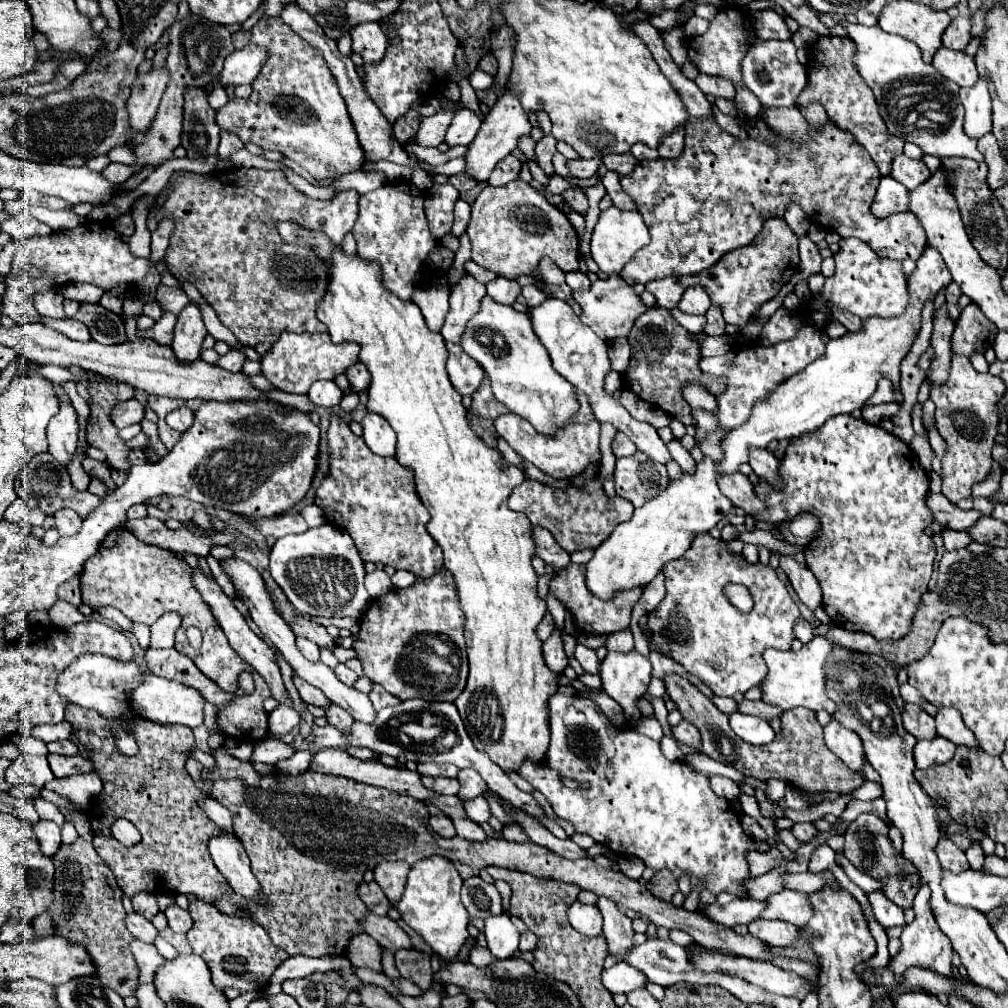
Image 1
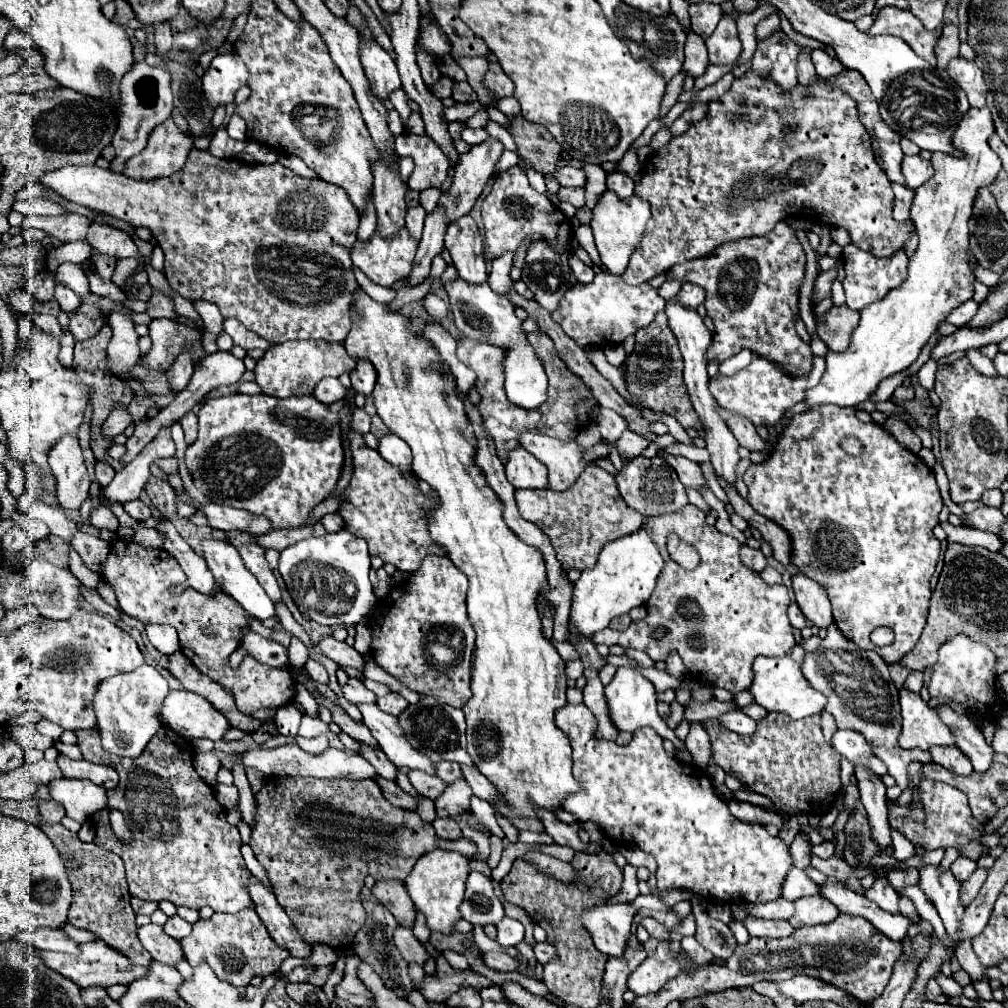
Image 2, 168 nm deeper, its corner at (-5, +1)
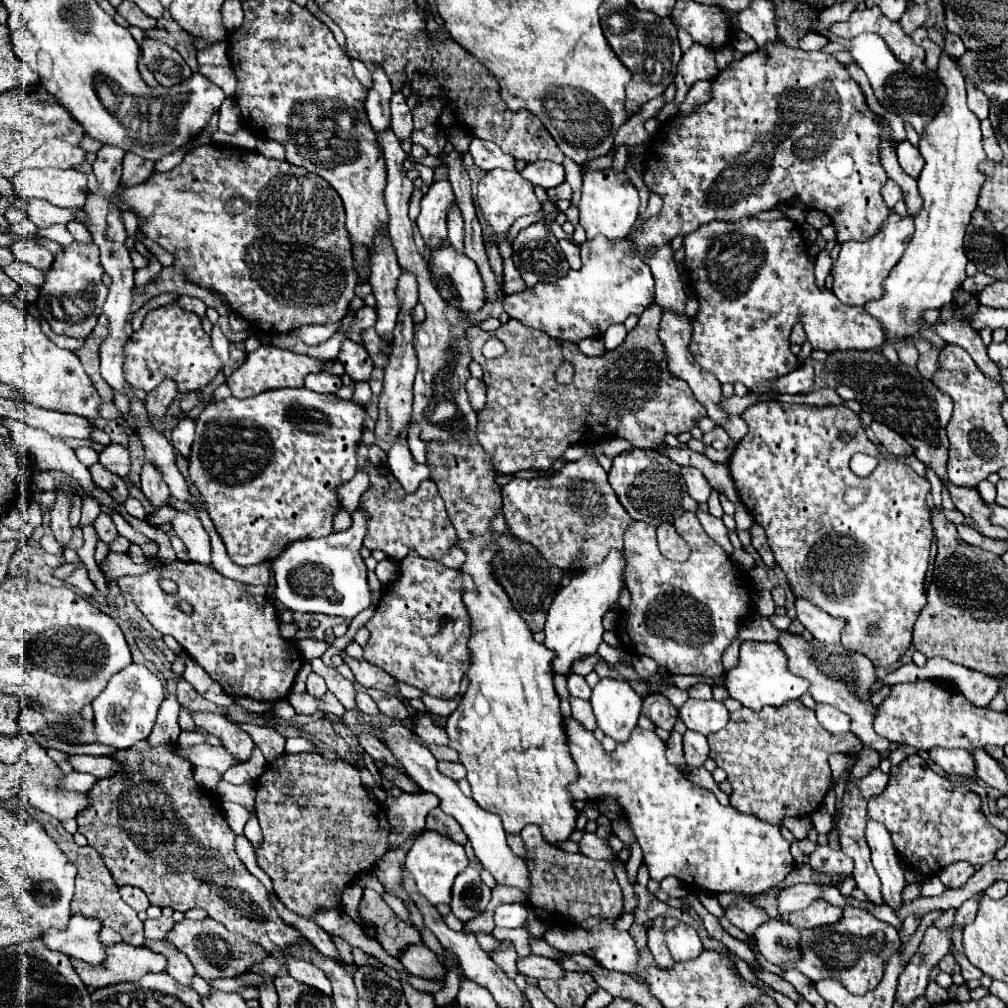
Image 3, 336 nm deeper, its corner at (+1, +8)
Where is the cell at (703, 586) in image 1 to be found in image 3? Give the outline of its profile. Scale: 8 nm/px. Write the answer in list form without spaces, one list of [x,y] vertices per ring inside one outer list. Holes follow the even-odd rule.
[[[683,513],[675,519],[677,533],[687,539],[691,555],[685,563],[673,563],[659,553],[655,527],[643,521],[635,521],[625,533],[625,585],[631,591],[631,605],[623,611],[621,623],[621,643],[633,655],[645,655],[665,667],[671,675],[705,675],[713,677],[717,685],[723,685],[725,671],[721,667],[721,655],[735,639],[741,619],[749,615],[751,609],[751,585],[745,573],[731,565],[727,553],[703,531],[695,513]]]

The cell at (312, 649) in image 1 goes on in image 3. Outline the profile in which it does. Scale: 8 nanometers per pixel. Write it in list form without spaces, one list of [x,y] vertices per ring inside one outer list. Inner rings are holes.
[[[311,673],[309,679],[307,679],[307,693],[309,693],[311,697],[315,697],[315,699],[323,699],[323,695],[327,693],[325,681],[323,681],[319,675]]]

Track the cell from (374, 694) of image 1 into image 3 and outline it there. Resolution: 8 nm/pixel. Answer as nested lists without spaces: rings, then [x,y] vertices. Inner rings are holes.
[[[369,689],[367,693],[369,693],[369,697],[377,703],[379,711],[381,711],[383,715],[393,717],[393,719],[397,719],[397,721],[403,721],[405,717],[409,717],[407,709],[401,705],[401,701],[397,701],[397,697],[389,697],[387,693],[381,693],[381,691],[377,691],[377,689]]]

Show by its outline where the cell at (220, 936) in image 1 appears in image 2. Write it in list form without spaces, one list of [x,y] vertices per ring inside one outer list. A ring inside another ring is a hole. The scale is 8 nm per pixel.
[[[243,908],[237,914],[213,914],[209,920],[197,920],[193,932],[181,940],[185,958],[191,966],[207,962],[219,980],[233,986],[249,986],[255,976],[269,976],[279,970],[279,964],[289,958],[289,950],[275,944],[255,908]]]

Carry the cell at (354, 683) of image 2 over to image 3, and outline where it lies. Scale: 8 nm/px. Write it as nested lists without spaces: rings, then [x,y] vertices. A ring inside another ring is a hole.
[[[365,691],[357,693],[357,705],[359,705],[359,709],[361,709],[363,713],[367,713],[367,715],[371,715],[371,717],[377,717],[377,715],[379,715],[377,705],[373,703],[373,699],[371,699]]]

